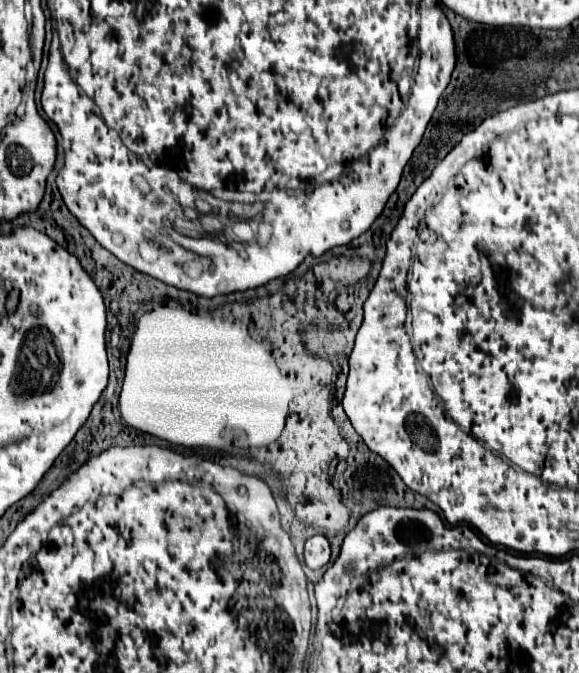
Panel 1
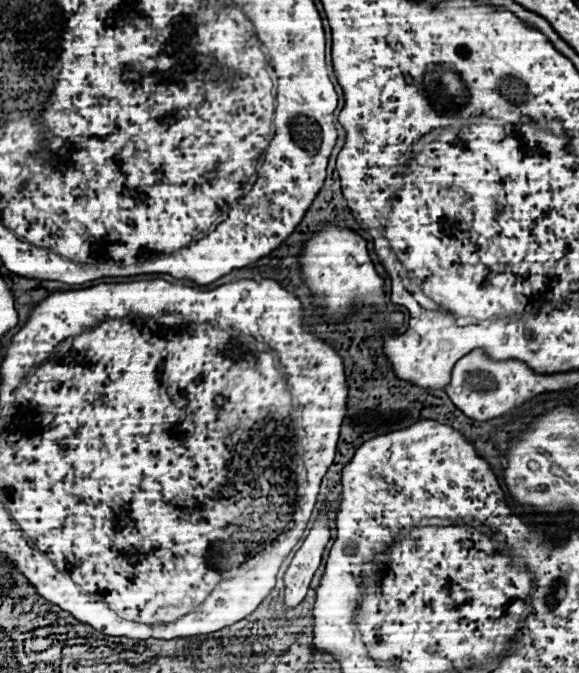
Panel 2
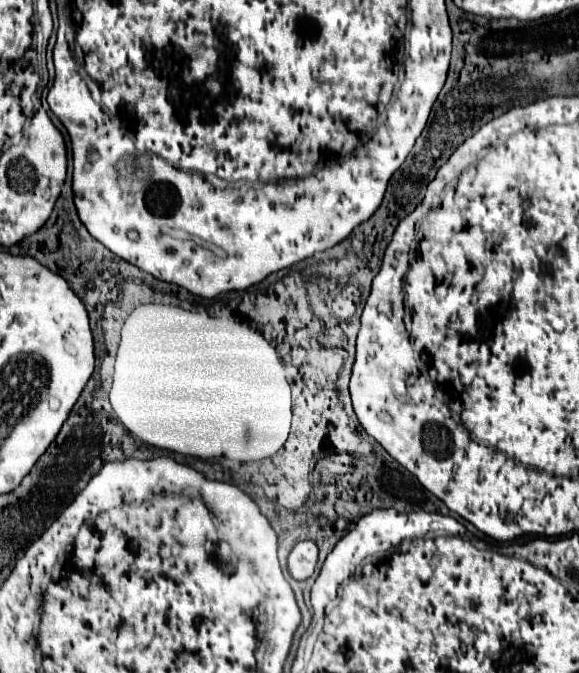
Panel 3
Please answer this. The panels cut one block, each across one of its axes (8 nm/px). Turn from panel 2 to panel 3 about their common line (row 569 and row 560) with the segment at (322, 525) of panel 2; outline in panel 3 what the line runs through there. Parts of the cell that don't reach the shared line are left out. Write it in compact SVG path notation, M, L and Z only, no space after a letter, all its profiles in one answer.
M302 540L288 556L288 570L294 580L306 580L314 574L318 562L318 546L312 540Z

